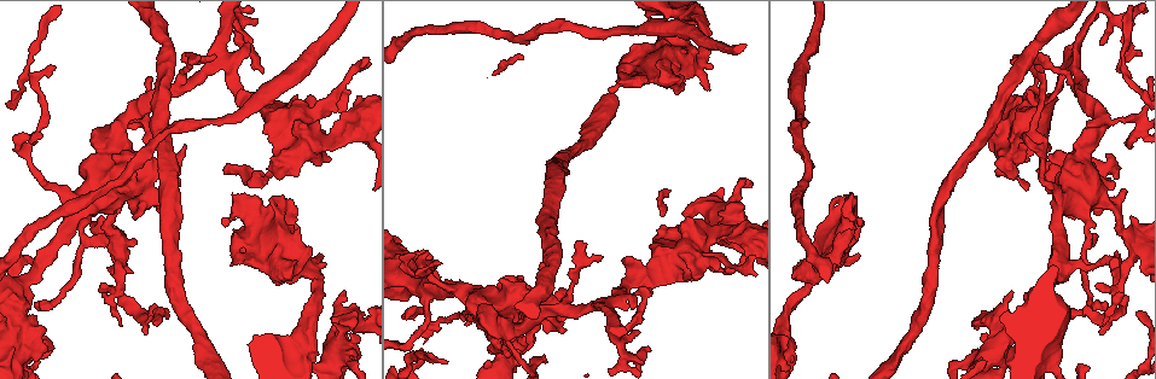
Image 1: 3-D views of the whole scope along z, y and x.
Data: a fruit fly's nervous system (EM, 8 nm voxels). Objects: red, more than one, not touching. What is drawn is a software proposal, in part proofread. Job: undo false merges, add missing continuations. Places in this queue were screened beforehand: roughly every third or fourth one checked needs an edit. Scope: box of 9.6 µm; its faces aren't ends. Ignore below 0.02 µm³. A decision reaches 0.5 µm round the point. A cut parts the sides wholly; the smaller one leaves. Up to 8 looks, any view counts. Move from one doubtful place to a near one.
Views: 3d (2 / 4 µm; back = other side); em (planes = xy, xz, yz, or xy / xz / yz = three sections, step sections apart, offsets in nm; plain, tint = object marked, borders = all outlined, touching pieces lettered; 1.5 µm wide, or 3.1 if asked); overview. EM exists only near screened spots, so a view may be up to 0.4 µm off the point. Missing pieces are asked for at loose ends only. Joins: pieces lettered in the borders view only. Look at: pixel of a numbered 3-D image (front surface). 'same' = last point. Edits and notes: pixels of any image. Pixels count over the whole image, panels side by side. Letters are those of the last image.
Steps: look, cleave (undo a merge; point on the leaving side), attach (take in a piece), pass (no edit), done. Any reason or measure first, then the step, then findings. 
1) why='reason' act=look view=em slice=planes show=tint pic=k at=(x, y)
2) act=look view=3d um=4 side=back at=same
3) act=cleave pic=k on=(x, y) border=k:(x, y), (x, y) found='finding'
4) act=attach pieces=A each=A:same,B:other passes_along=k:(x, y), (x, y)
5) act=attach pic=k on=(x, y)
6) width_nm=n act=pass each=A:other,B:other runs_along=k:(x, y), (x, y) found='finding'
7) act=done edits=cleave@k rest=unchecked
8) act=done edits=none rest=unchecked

why='thin end' act=look view=3d um=4 pic=1 at=(157, 326)

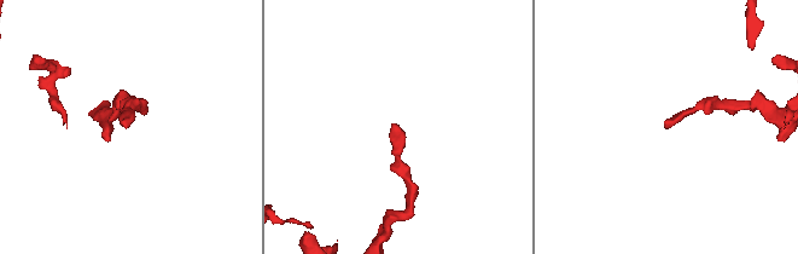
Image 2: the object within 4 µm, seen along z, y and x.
act=look view=em slice=planes show=borders pic=2 at=(664, 124)

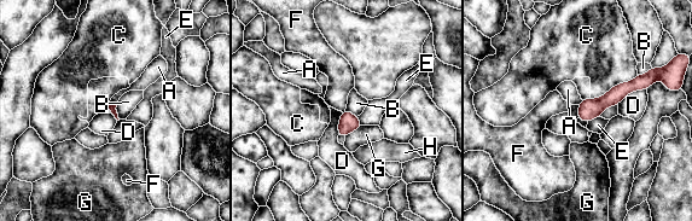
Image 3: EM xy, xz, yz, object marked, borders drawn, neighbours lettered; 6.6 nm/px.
longest_contact=C:360nm act=pass each=A:other,B:other,C:other,D:other,E:other,F:other,G:other,H:other found='none of them fits'

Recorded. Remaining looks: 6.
why='tapers out' act=look view=em slice=xz step=8 show=borders pic=1 at=(344, 291)

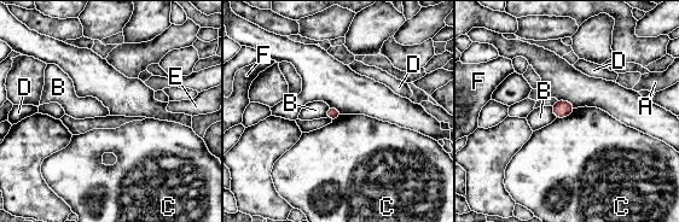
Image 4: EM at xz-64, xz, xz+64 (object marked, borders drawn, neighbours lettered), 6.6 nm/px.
act=pass each=A:other,B:other,C:other,D:other,E:other,F:other border=4:(575, 109), (569, 115), (556, 118) found='no lettered piece goes on from it'

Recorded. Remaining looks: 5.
act=look view=em slice=planes show=borders pic=1 at=(640, 85)

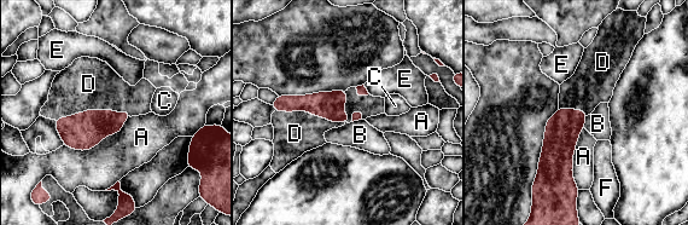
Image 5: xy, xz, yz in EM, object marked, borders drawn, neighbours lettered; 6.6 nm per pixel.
longest_contact=D:500nm act=attach pieces=D each=A:other,B:other,C:other,D:same,E:other,F:other passes_along=5:(83, 131), (92, 110), (88, 84) found='the neuron continues'

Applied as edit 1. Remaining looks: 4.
act=done edits=attach@5 rest=unchecked

